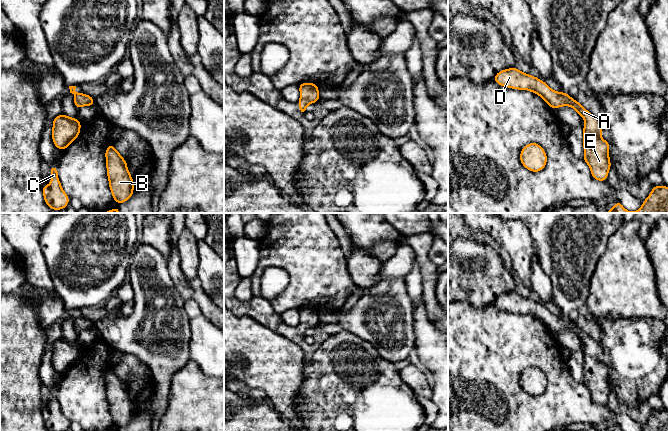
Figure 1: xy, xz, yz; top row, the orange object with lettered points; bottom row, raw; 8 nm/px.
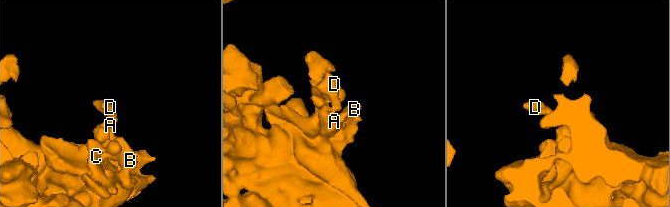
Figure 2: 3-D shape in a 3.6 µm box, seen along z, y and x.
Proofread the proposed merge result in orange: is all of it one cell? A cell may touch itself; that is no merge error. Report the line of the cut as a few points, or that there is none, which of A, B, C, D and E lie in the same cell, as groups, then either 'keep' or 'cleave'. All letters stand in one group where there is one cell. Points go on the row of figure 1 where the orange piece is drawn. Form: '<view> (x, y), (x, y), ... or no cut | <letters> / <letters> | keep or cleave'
no cut | A B C D E | keep

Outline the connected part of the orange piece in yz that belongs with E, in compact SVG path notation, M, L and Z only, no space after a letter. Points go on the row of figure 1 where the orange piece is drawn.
M516 67L498 72L494 80L497 84L518 90L529 90L539 95L552 109L562 106L572 107L584 120L583 160L589 165L592 177L597 181L605 181L611 167L609 158L610 144L601 137L602 122L592 115L567 92L557 92L535 76L525 74Z

